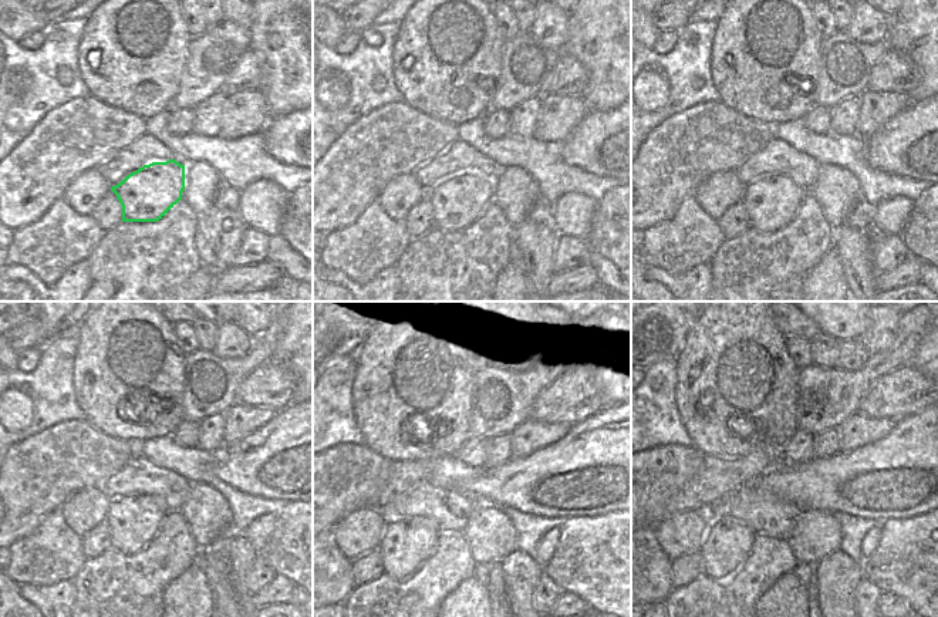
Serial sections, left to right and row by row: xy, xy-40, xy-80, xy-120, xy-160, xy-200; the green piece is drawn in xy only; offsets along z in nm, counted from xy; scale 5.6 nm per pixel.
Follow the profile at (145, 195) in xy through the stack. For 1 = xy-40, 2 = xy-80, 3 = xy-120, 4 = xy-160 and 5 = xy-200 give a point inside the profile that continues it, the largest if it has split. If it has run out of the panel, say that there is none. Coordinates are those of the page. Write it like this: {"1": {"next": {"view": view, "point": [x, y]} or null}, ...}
{"1": {"next": {"view": "xy-40", "point": [456, 201]}}, "2": {"next": {"view": "xy-80", "point": [772, 202]}}, "3": {"next": {"view": "xy-120", "point": [134, 521]}}, "4": {"next": {"view": "xy-160", "point": [407, 542]}}, "5": {"next": {"view": "xy-200", "point": [728, 542]}}}

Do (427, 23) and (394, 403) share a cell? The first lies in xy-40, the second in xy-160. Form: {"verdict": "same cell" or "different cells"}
{"verdict": "different cells"}

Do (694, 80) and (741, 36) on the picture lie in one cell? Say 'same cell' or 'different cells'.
different cells

